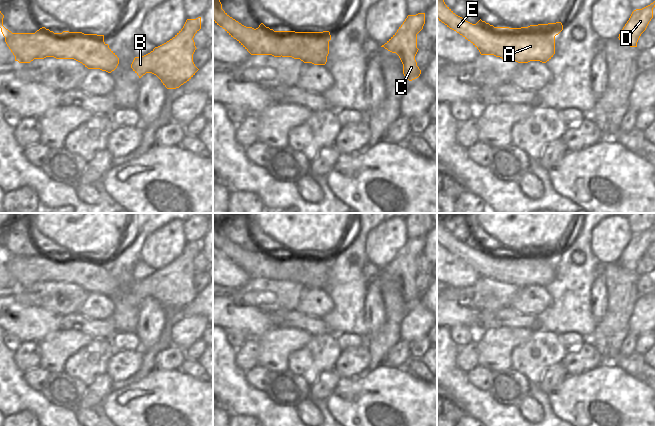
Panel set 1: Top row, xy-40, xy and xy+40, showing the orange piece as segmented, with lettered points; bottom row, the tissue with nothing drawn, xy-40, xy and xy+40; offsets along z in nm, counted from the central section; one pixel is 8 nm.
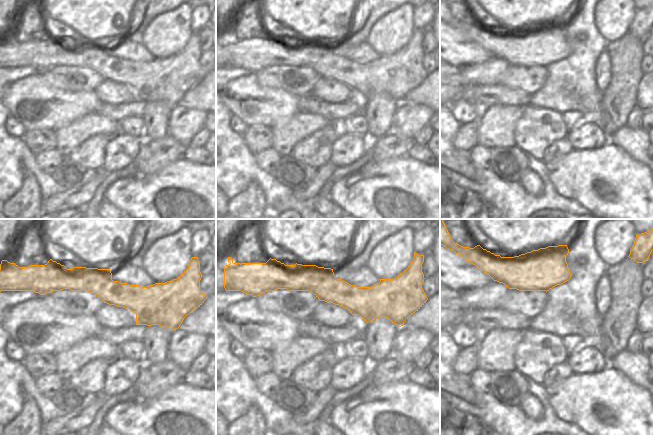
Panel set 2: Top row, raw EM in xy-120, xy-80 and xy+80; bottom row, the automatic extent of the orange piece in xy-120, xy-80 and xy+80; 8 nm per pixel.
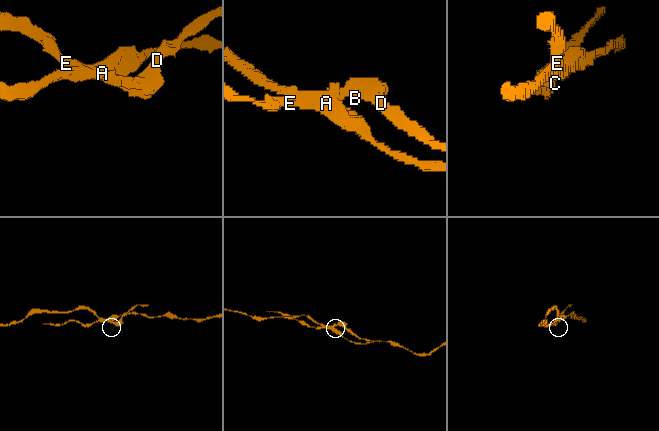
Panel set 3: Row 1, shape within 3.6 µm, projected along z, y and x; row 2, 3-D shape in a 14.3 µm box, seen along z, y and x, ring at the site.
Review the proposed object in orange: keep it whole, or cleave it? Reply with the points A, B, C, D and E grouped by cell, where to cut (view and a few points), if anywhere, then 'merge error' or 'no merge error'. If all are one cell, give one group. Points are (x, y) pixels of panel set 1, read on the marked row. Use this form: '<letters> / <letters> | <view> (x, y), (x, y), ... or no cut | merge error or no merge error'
A E / B C D | xy (328, 40), (312, 37), (305, 50), (282, 56) | merge error

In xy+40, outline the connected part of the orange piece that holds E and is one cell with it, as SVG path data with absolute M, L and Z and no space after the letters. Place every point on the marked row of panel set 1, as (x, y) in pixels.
M437 0L437 19L470 41L481 55L494 55L518 63L546 63L555 54L555 36L563 30L561 22L521 28L494 27L481 19L472 24Z

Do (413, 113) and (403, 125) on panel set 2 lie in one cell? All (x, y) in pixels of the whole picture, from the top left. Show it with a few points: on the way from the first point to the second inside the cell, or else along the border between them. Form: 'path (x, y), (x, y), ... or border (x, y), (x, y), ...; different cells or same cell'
path (412, 116), (406, 122); same cell

